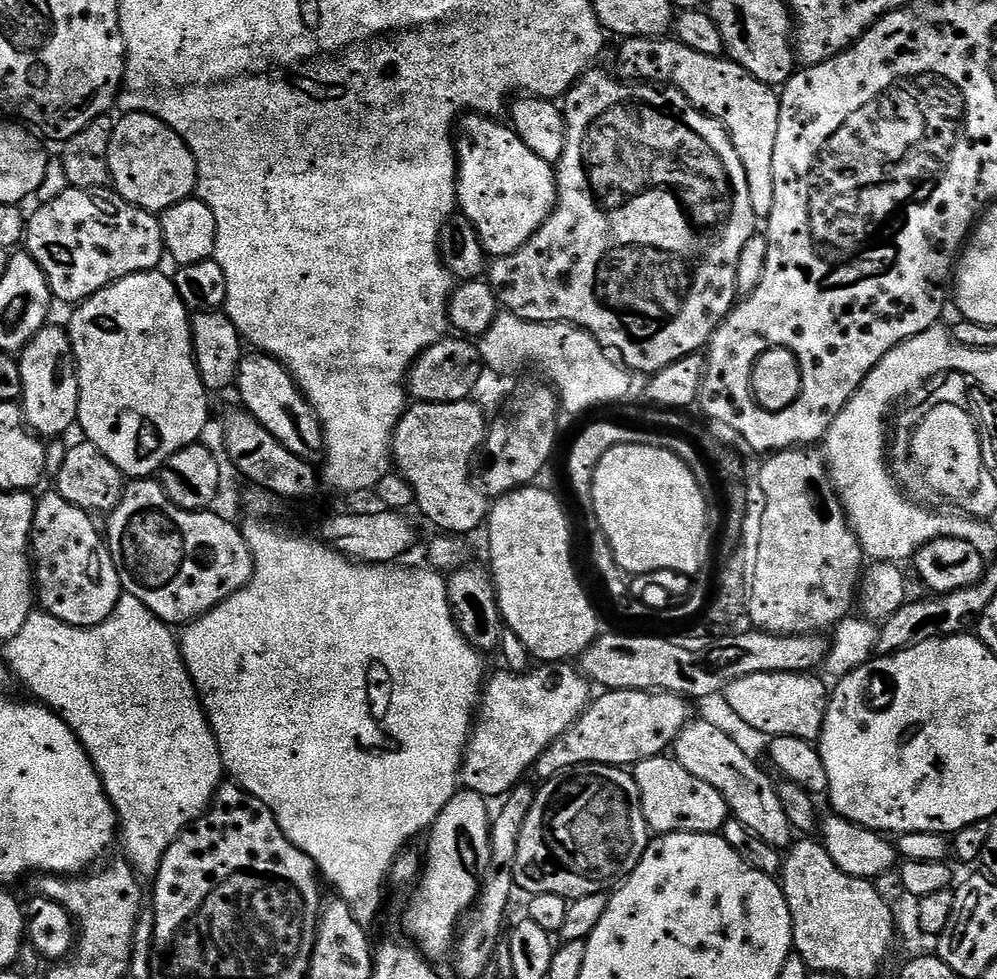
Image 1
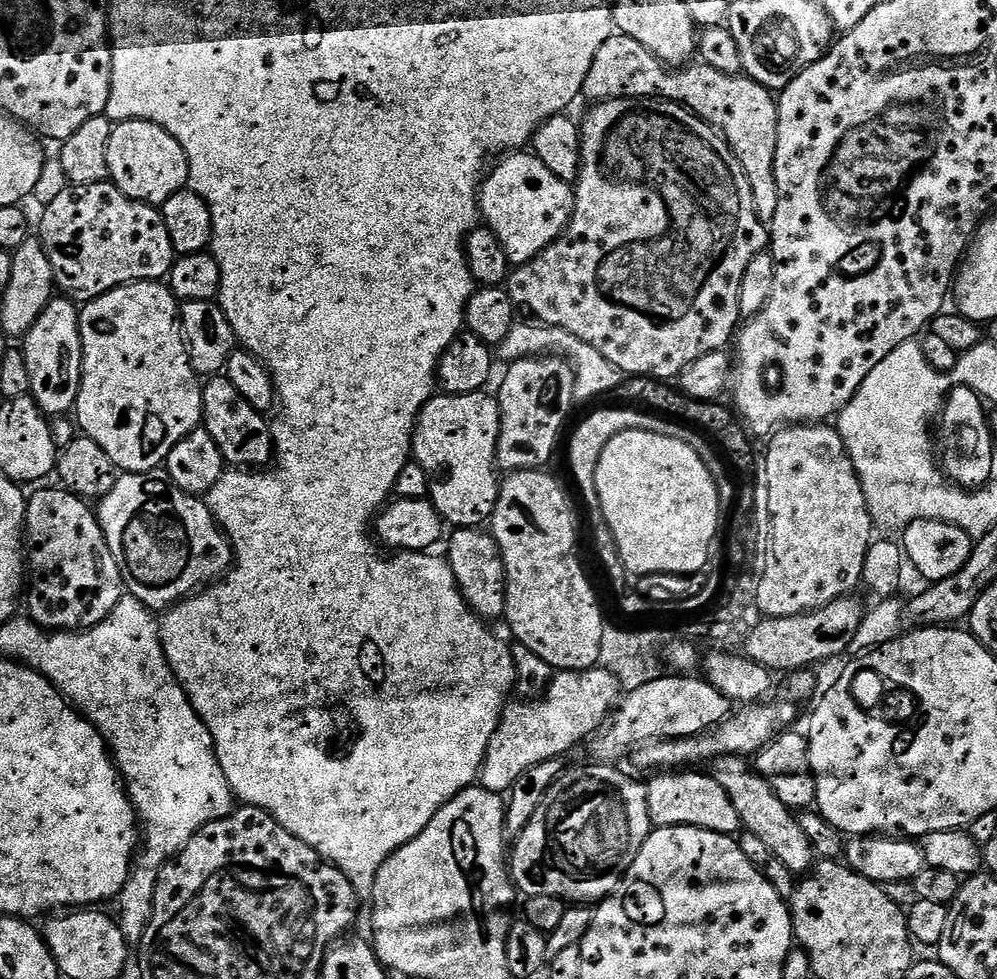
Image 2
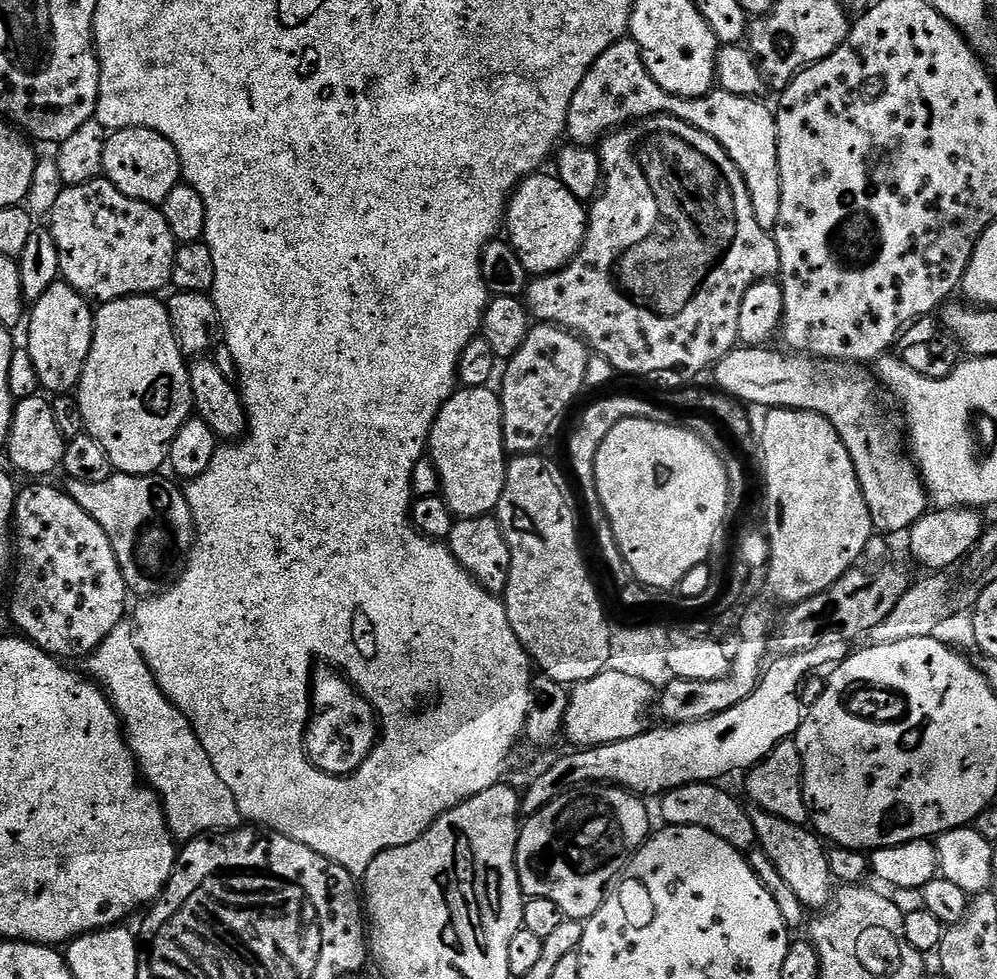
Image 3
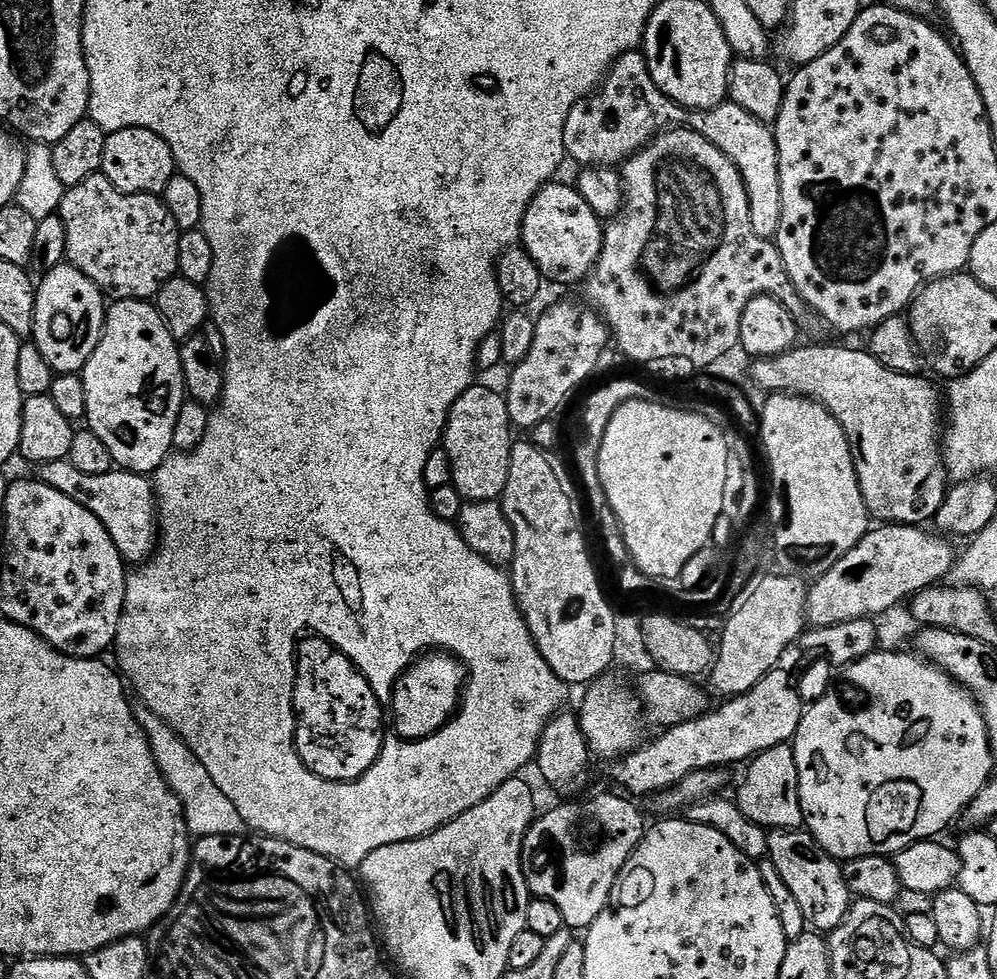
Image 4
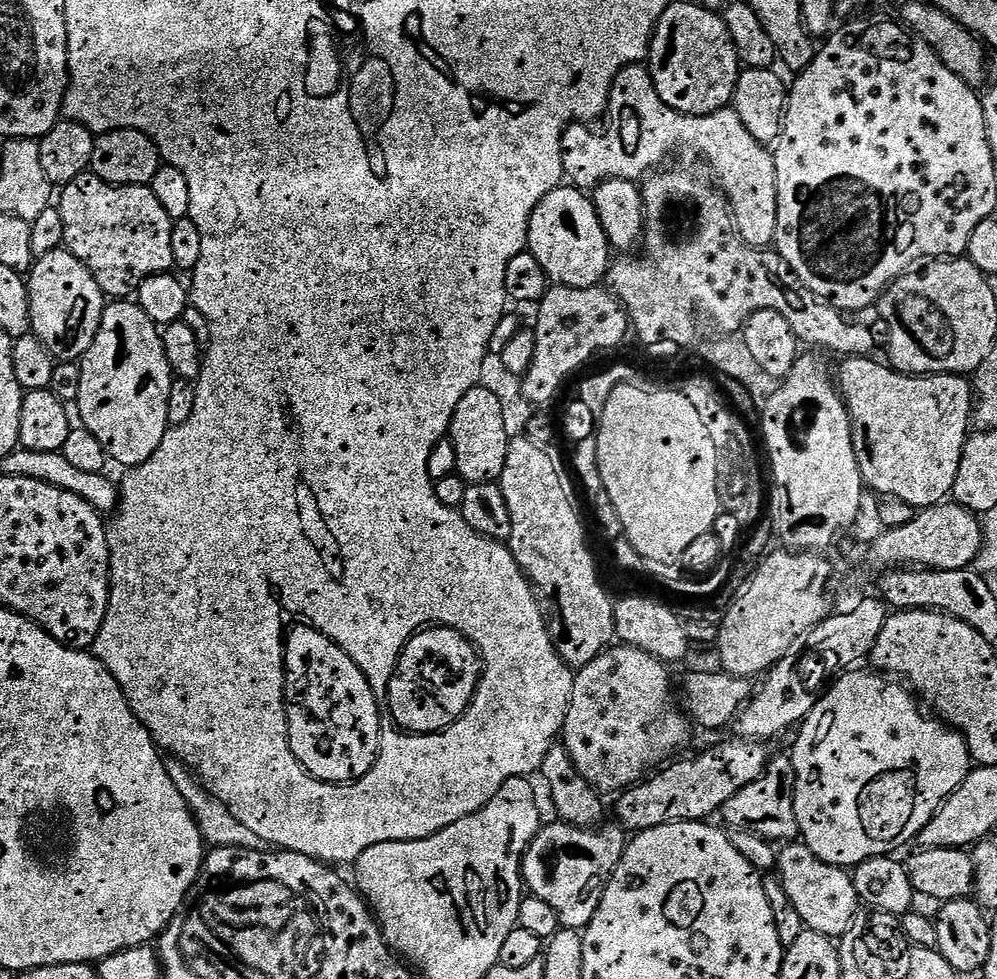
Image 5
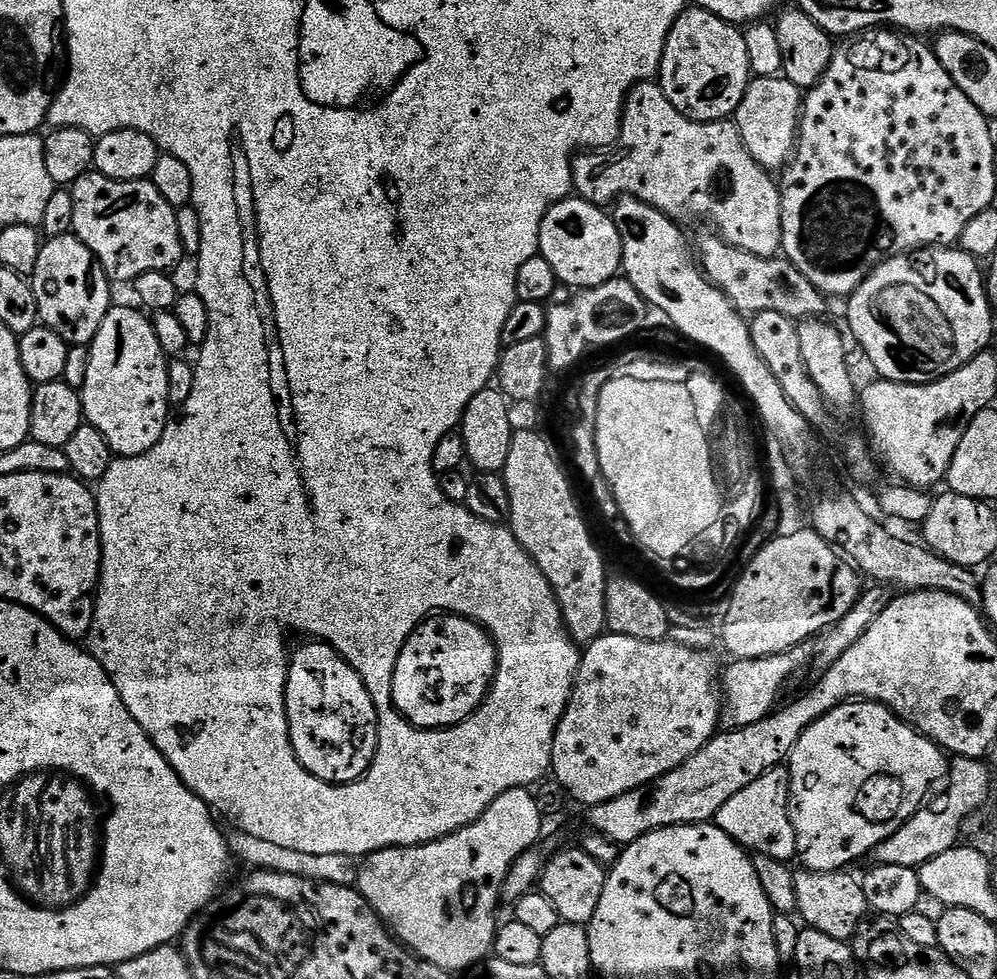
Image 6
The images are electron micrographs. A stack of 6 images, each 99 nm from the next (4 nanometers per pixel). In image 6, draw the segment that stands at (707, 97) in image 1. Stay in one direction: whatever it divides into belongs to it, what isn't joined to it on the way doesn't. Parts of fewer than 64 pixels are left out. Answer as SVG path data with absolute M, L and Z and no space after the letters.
M656 82L632 85L628 92L628 101L624 103L624 117L620 120L620 136L616 139L615 144L607 150L585 151L583 154L577 155L572 162L572 187L575 195L581 200L588 200L591 204L608 206L619 197L633 196L650 206L654 206L659 212L677 222L685 222L684 220L690 219L691 216L701 216L702 219L709 220L716 227L713 229L730 246L734 246L738 250L746 250L750 254L775 257L782 248L782 206L780 205L781 185L777 181L775 184L772 181L772 176L773 173L769 169L763 168L758 162L754 162L754 158L750 158L750 150L746 150L735 123L728 120L710 120L707 122L691 120L689 116L684 116L664 97L664 91Z

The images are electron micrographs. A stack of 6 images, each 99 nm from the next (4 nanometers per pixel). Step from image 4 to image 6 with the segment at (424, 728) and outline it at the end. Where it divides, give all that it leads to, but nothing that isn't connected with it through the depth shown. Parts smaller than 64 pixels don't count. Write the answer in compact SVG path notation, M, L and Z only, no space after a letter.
M433 615L431 618L424 621L423 624L416 627L416 631L406 642L406 646L402 650L402 654L398 658L398 666L394 670L394 682L392 683L392 697L396 703L396 709L404 715L415 726L415 728L427 728L429 730L439 730L442 728L454 728L463 725L468 717L473 716L474 713L480 711L480 705L483 704L484 699L488 697L489 692L492 691L492 681L498 676L498 653L496 651L496 644L492 637L482 627L481 624L475 624L473 620L467 620L465 616L448 615Z

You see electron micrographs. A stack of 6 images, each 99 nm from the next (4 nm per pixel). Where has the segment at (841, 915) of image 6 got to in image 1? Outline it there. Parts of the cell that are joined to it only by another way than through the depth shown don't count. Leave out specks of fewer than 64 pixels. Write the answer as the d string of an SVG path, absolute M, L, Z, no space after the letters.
M708 720L685 723L684 729L674 741L674 759L686 770L690 770L694 778L710 782L710 786L714 786L714 790L726 798L731 819L746 826L746 830L753 836L777 850L789 847L794 829L788 823L777 785L772 785L771 778L744 753L743 746L730 733L723 732L718 725Z

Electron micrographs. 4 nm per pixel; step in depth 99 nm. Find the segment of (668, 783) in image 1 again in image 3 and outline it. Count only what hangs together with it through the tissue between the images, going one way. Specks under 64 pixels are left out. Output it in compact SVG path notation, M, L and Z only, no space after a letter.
M709 782L707 784L687 784L670 790L659 797L660 816L664 819L665 825L674 828L682 826L705 828L719 840L724 840L730 846L734 846L737 852L747 853L747 848L757 847L752 812L744 809L726 789L719 788L720 786L719 783Z

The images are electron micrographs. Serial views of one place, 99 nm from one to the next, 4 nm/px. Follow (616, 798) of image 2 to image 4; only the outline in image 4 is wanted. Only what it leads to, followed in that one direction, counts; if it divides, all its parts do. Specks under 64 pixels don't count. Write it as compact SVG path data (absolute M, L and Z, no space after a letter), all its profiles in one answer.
M592 796L589 800L572 798L566 804L552 808L544 817L533 819L532 827L524 835L524 845L520 851L520 865L533 897L549 900L562 910L565 925L573 930L586 930L602 914L608 905L612 888L618 874L632 857L632 851L640 845L646 831L646 823L640 812L631 804L631 799L620 796Z

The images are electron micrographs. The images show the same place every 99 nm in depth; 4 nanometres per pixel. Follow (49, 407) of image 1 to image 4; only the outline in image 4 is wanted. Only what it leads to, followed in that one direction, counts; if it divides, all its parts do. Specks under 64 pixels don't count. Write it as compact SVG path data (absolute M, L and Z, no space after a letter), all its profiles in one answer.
M65 262L43 273L36 289L31 339L53 373L61 376L83 373L86 362L90 362L90 354L94 354L104 332L105 315L104 293L73 264Z

